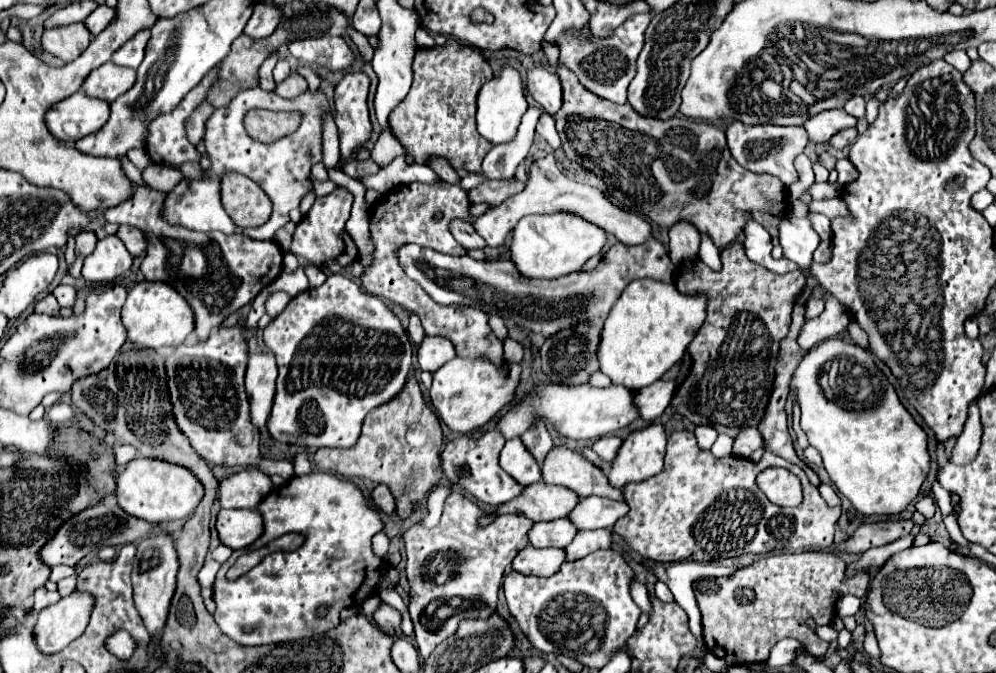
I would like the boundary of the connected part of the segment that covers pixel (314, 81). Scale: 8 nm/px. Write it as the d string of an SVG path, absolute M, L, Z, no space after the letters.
M300 64L297 72L306 79L310 91L316 91L319 88L321 81L311 66Z

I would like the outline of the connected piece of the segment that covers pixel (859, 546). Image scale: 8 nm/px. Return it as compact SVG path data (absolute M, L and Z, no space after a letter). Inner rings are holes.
M879 521L879 523L865 523L861 525L849 539L841 541L839 545L831 545L827 553L865 553L871 547L881 547L887 543L897 541L899 537L909 535L913 529L913 521Z

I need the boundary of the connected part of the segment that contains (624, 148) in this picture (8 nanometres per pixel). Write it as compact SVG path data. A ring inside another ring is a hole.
M557 67L557 73L563 85L563 105L555 113L561 149L569 161L579 163L583 169L605 181L605 195L617 207L649 217L653 223L667 229L671 227L671 223L687 219L687 223L695 223L701 235L711 237L711 241L719 249L735 241L743 233L745 223L751 219L767 229L773 245L779 243L778 226L787 215L785 185L771 175L755 175L739 167L727 149L725 133L721 129L703 121L689 121L687 117L673 117L669 121L641 117L631 109L629 103L615 105L593 95L577 81L577 77L569 69Z

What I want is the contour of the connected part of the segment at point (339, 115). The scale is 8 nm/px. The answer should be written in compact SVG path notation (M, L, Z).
M347 73L335 87L335 125L339 129L341 161L347 161L371 137L367 93L369 77L365 73Z

